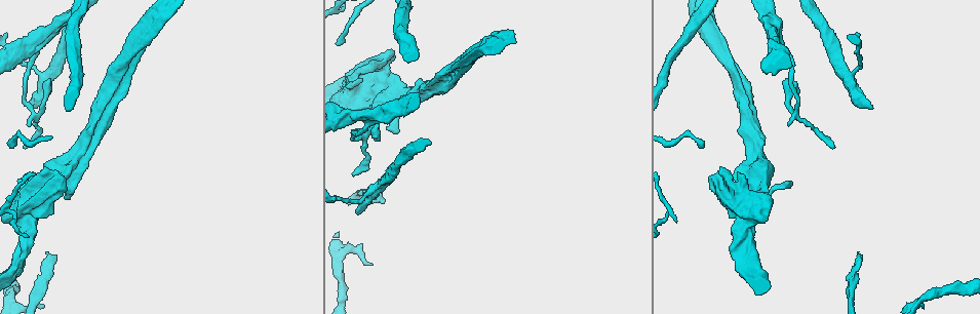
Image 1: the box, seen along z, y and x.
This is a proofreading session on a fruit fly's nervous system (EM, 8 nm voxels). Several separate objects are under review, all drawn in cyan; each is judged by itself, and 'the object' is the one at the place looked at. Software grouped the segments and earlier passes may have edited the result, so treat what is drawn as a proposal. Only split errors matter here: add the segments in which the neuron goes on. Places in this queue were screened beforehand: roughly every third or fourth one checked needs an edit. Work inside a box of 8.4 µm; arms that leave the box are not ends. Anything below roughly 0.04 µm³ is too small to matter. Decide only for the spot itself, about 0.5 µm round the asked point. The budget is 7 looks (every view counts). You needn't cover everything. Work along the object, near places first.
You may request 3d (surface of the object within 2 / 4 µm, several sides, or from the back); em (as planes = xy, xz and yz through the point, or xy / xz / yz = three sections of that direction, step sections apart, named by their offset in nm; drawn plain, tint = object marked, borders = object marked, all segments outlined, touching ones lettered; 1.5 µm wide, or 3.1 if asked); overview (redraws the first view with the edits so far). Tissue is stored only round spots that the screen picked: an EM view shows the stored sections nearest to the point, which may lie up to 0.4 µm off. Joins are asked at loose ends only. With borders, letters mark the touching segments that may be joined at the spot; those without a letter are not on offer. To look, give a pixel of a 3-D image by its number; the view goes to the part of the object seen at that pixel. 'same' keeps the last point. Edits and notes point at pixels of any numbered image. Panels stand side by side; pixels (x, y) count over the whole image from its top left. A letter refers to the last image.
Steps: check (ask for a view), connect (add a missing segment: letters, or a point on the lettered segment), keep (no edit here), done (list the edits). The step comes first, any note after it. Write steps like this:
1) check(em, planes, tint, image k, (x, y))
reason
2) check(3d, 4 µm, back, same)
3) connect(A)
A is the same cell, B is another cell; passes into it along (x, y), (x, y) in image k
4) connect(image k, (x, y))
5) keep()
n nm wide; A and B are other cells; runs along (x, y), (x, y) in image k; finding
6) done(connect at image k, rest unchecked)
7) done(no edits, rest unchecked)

check(em, planes, borders, image 1, (735, 258))
branch stops here

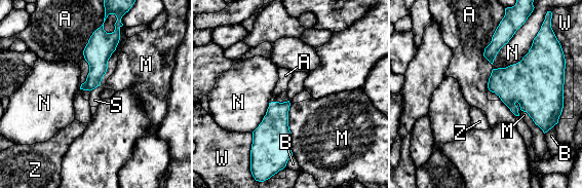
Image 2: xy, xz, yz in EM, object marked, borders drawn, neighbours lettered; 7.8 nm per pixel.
keep()
S touches over 600 nm; A, B, M, N, S, W and Z are other cells; border along (540, 28), (519, 61), (493, 69) in image 2; no lettered segment goes on from it

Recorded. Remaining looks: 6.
check(em, planes, tint, image 1, (771, 197))
an open end

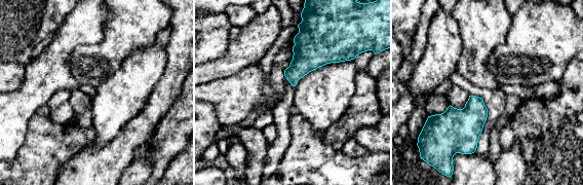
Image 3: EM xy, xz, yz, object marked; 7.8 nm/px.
check(em, planes, borders, same)

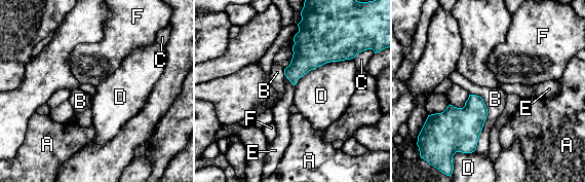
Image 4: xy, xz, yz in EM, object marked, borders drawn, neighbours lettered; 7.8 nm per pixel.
keep()
D touches over 500 nm; A, B, C, D, E and F are other cells; no lettered segment goes on from it

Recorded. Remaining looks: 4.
check(em, xz, step 8, borders, image 1, (357, 214))
an open end

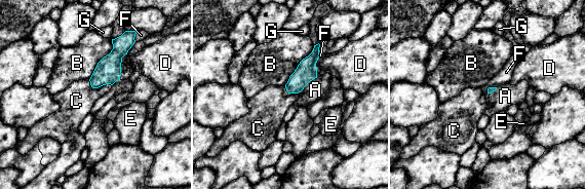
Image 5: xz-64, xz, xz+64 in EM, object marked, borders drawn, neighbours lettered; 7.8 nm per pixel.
connect(A)
A is the same cell, B, C, D, E, F and G are other cells; passes into it along (306, 71), (308, 82), (315, 89) in image 5; it goes on there

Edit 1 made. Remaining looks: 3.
done(connect at image 5, rest unchecked)

